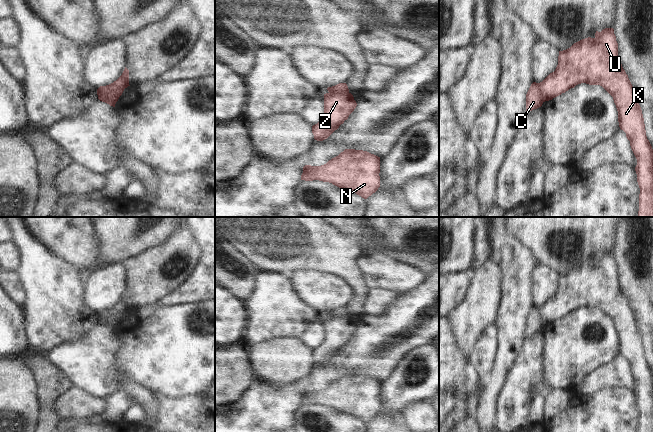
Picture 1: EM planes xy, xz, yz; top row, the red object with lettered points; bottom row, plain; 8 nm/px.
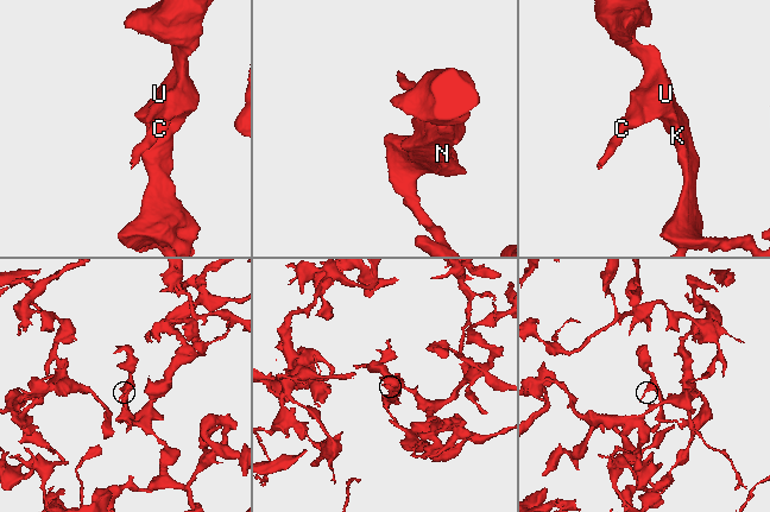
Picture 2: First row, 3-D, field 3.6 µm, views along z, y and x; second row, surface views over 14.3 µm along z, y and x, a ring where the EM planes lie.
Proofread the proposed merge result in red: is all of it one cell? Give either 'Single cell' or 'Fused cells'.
Fused cells.

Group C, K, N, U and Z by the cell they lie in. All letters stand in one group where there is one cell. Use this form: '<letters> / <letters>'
C / K N U Z

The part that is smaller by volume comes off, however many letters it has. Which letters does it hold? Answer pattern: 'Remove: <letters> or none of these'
Remove: C

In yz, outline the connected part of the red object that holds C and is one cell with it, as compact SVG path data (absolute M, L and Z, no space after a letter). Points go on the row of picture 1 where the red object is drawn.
M533 82L526 94L526 112L541 107L543 102L540 86L538 83Z

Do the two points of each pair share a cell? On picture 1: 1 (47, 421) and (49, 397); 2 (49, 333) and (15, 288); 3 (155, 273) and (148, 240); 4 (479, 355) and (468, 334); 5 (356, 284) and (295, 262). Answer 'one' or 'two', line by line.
1: one
2: two
3: two
4: two
5: one

